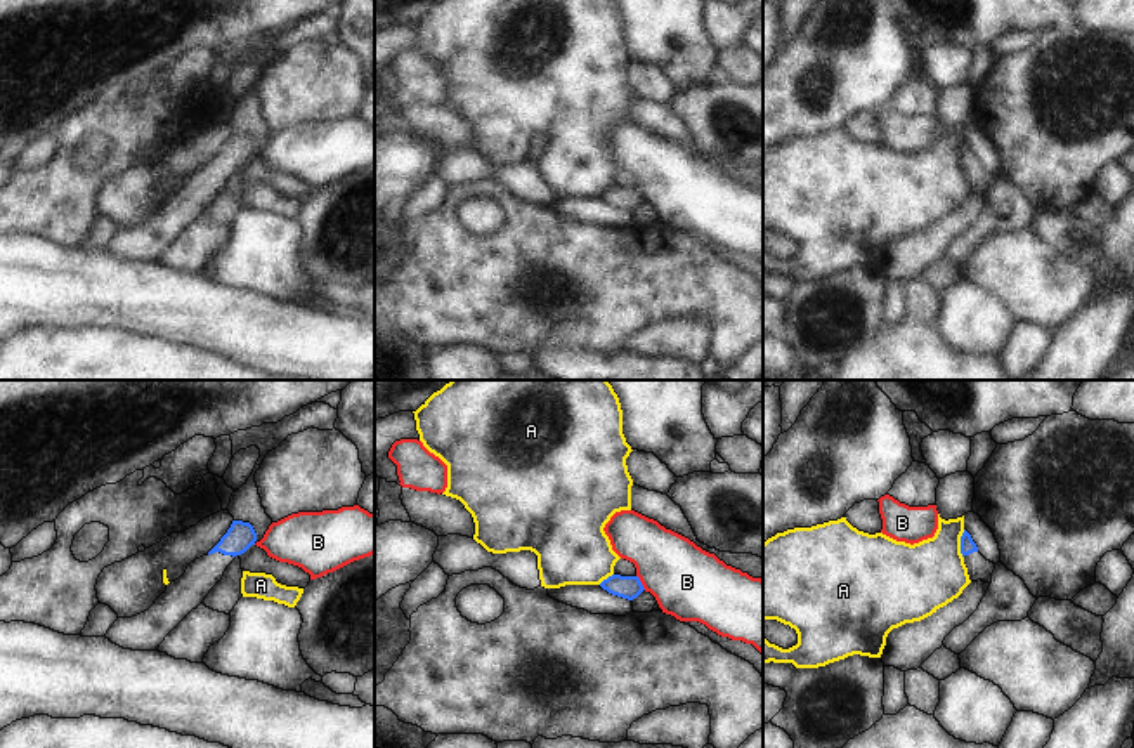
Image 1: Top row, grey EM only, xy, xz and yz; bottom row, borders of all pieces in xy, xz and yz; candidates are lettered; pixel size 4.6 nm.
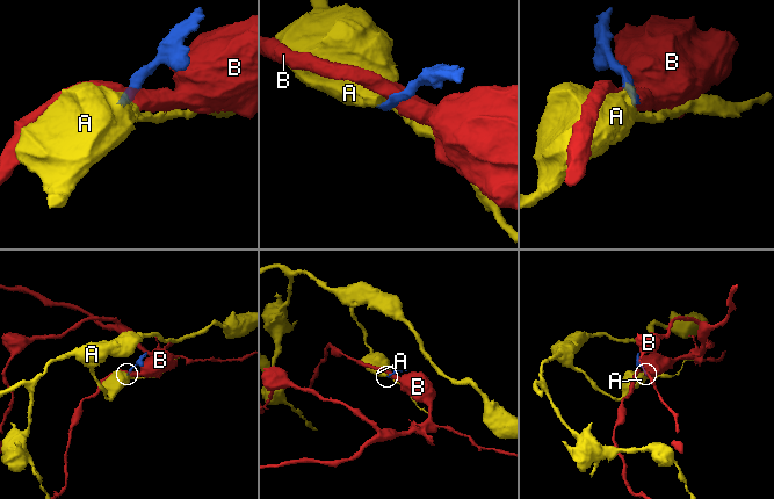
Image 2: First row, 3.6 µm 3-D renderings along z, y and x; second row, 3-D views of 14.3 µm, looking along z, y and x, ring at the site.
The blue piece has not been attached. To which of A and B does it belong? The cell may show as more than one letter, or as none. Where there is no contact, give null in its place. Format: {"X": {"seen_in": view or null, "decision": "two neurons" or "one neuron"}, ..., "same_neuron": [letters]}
{"A": {"seen_in": "yz", "decision": "two neurons"}, "B": {"seen_in": "xz", "decision": "two neurons"}, "same_neuron": []}

